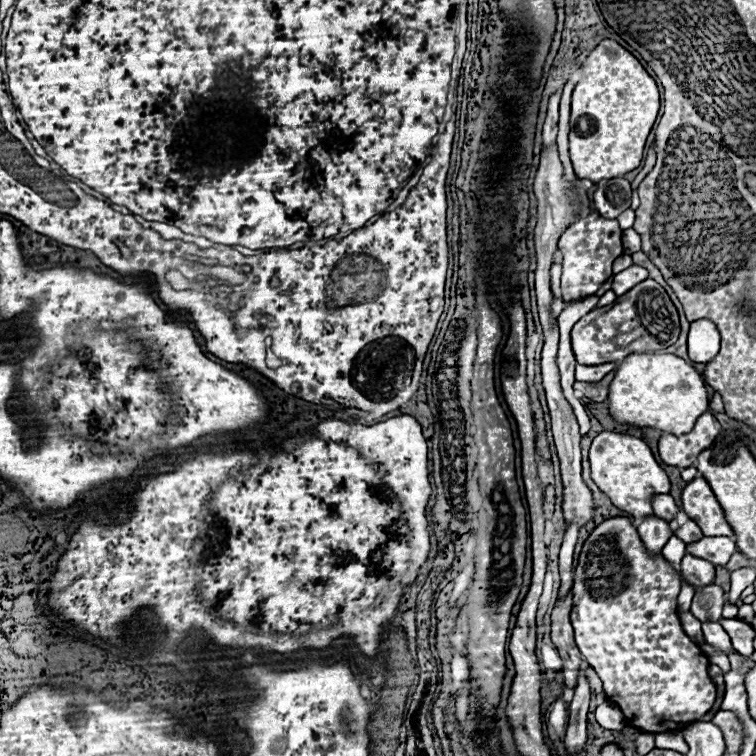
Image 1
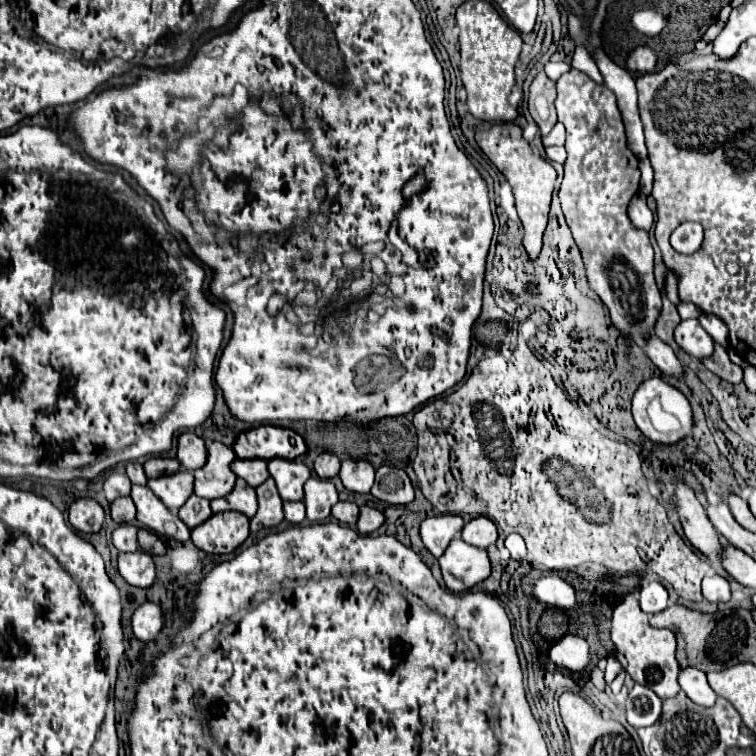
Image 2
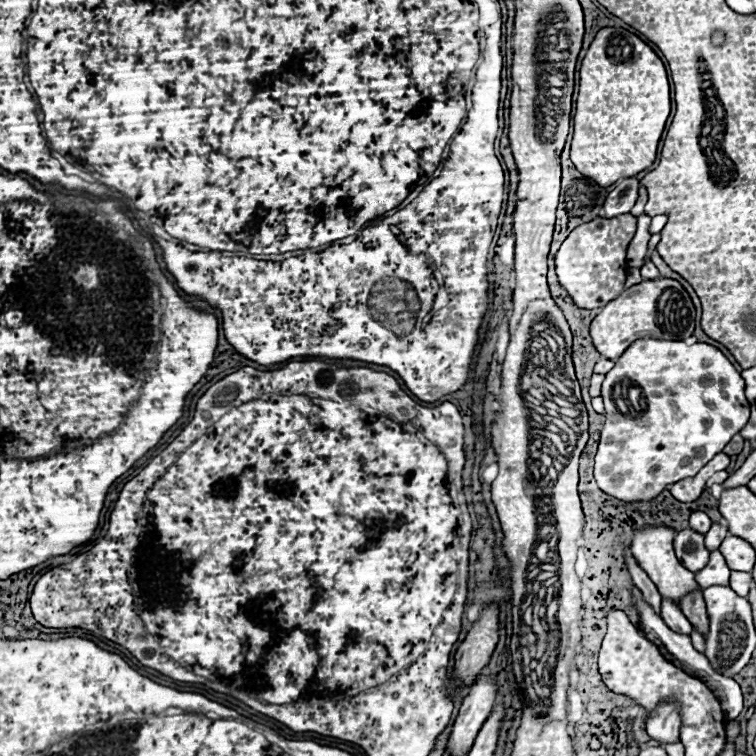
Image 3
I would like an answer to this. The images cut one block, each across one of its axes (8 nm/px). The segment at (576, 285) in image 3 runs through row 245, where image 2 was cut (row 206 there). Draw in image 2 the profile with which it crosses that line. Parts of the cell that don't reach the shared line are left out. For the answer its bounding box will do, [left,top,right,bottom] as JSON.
[556,70,662,344]

